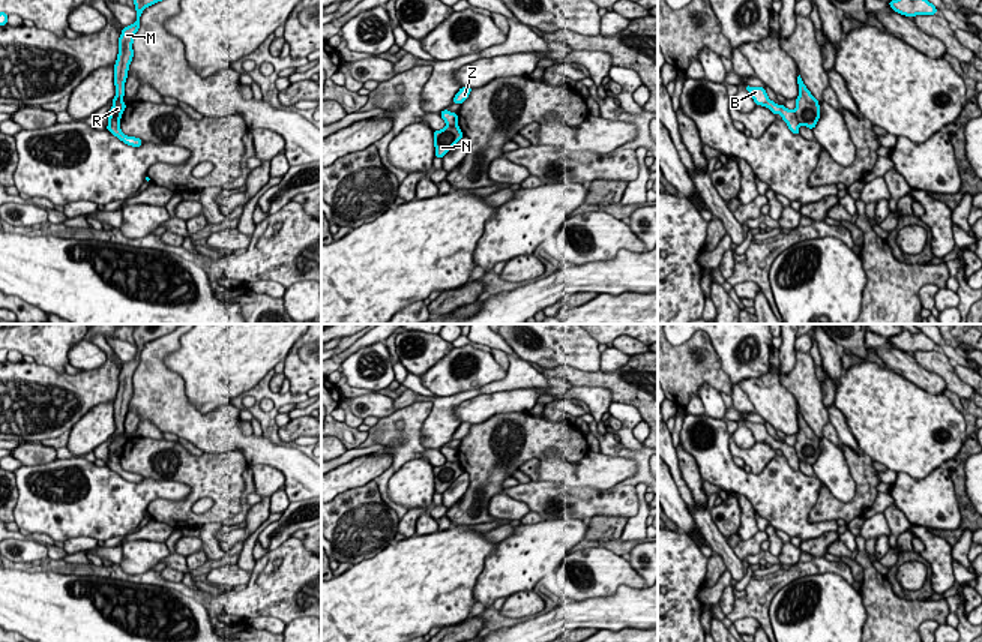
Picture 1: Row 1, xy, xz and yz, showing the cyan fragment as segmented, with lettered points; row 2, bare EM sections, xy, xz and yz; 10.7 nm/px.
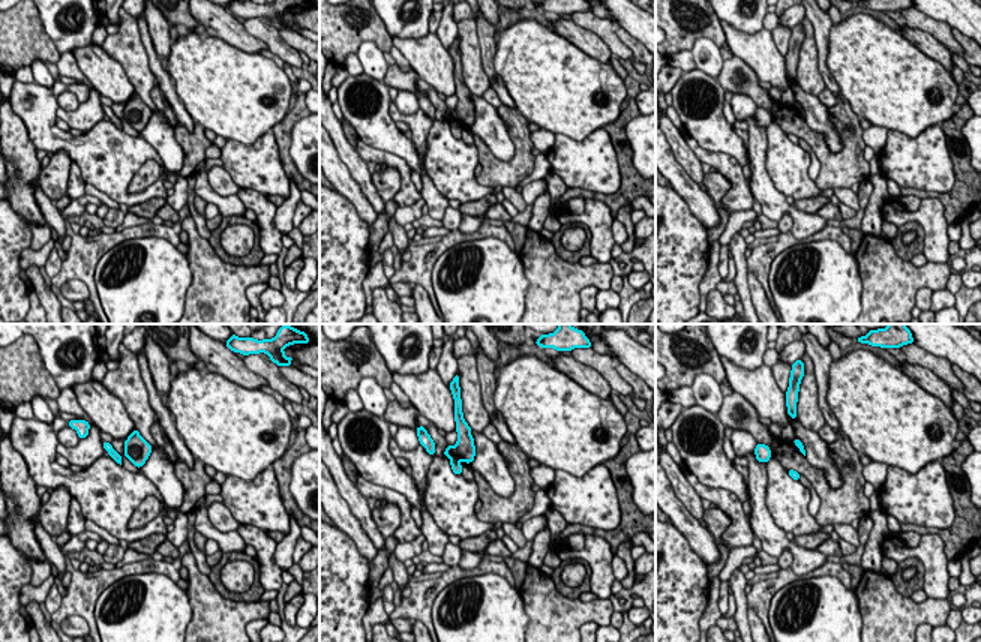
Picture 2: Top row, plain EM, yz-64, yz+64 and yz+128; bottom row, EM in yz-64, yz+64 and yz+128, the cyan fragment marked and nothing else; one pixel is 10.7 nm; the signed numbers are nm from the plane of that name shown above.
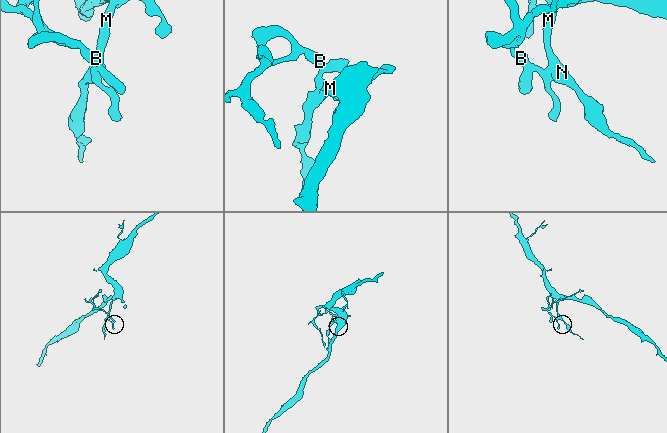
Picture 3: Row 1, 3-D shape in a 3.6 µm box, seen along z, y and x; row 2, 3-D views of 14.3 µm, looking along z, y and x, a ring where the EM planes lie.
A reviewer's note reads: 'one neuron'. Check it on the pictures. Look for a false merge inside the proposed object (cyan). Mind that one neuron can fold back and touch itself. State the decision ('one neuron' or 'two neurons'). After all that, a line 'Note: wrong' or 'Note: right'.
two neurons
Note: wrong

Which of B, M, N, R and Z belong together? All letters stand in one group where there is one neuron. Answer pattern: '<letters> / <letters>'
B Z / M N R

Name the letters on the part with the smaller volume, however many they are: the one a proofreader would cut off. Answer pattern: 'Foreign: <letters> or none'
Foreign: B, Z

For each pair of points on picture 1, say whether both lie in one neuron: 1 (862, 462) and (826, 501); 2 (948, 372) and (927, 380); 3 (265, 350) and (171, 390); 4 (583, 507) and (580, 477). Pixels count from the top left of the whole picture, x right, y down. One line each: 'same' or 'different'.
1: same
2: different
3: different
4: different

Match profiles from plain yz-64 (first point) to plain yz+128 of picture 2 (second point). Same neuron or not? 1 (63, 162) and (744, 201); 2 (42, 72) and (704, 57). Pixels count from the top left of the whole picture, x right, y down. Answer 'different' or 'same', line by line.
1: different
2: same

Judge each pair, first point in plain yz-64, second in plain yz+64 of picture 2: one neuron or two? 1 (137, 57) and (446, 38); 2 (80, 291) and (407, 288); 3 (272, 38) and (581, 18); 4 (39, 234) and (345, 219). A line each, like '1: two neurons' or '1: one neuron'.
1: two neurons
2: one neuron
3: one neuron
4: two neurons

